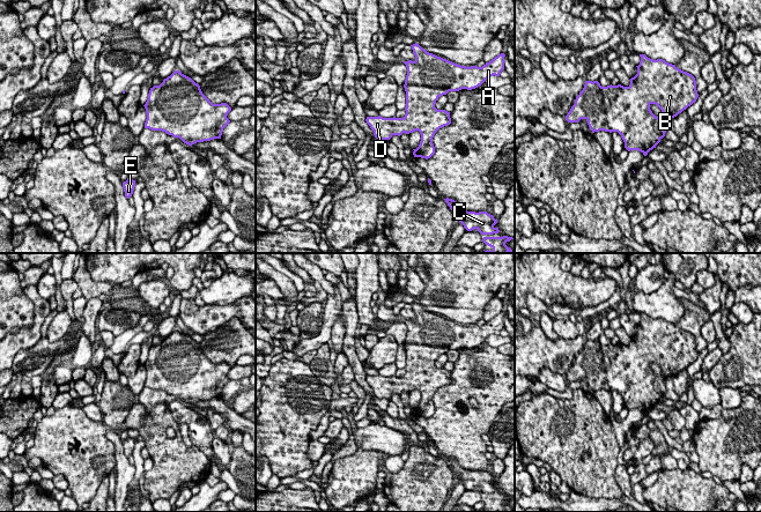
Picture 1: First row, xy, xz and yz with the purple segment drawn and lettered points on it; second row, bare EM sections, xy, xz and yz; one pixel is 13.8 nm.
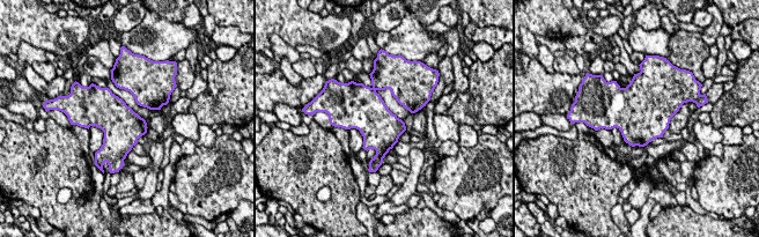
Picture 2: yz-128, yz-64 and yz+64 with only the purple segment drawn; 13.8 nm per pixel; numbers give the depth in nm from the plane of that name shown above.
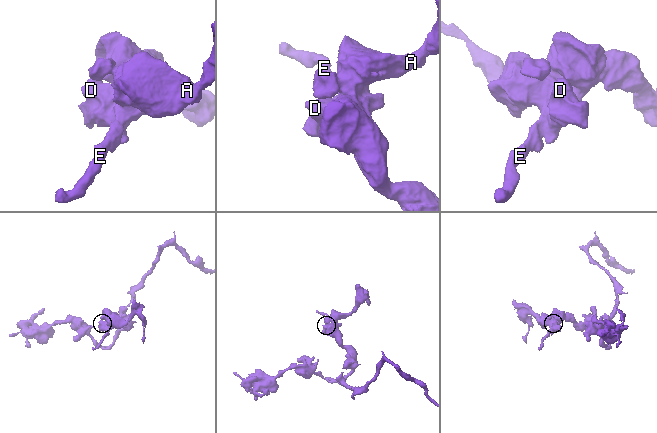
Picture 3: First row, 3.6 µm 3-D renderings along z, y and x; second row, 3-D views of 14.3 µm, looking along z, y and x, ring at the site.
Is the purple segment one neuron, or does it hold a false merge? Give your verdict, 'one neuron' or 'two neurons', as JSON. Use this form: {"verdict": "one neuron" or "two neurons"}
{"verdict": "one neuron"}

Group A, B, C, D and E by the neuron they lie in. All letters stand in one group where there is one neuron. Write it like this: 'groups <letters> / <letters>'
groups A B C D E

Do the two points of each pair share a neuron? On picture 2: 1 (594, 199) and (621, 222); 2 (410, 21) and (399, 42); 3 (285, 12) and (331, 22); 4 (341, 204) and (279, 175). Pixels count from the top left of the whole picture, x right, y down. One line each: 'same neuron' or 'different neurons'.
1: different neurons
2: same neuron
3: same neuron
4: same neuron

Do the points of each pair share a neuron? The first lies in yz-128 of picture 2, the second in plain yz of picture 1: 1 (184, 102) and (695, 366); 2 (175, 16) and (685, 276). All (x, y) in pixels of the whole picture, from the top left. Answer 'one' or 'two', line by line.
1: two
2: one

